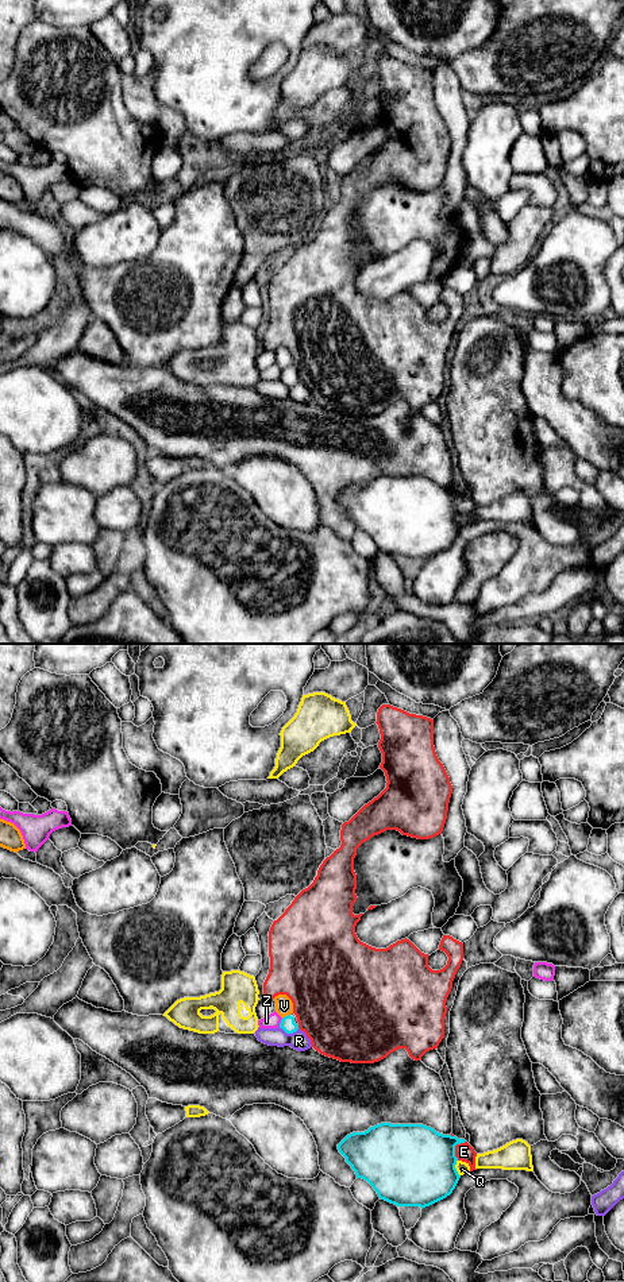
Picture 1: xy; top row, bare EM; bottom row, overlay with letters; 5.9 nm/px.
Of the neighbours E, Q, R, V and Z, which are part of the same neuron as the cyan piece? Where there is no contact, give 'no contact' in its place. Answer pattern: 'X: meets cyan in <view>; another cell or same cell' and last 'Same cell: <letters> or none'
E: meets cyan in xy; another cell
Q: meets cyan in xy; another cell
R: meets cyan in xy; another cell
V: meets cyan in xy; another cell
Z: meets cyan in xy; another cell
Same cell: none

